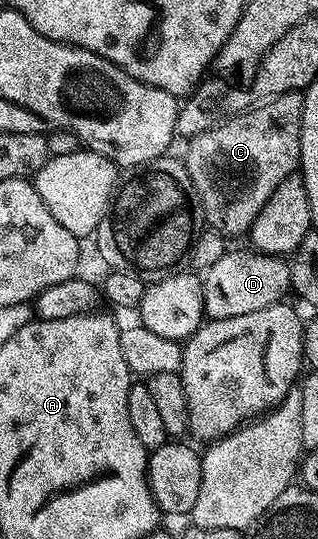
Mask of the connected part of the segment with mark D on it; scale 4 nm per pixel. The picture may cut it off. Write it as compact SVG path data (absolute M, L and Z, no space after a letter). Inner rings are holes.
M255 248L247 250L228 249L205 272L203 308L208 319L245 316L249 312L261 312L273 304L284 301L291 290L291 268L280 255L260 252ZM207 278L207 279L206 279Z

